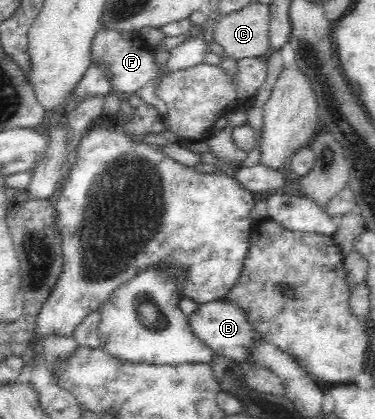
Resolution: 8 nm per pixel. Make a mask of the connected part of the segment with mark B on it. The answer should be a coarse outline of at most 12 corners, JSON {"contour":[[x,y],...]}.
{"contour":[[214,300],[189,316],[214,355],[245,366],[263,341],[246,308]]}

